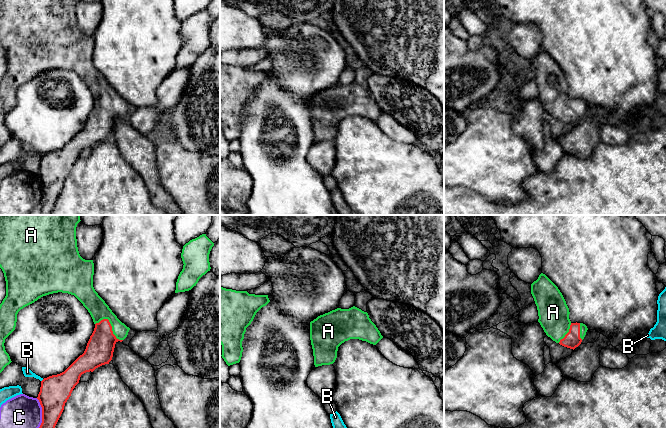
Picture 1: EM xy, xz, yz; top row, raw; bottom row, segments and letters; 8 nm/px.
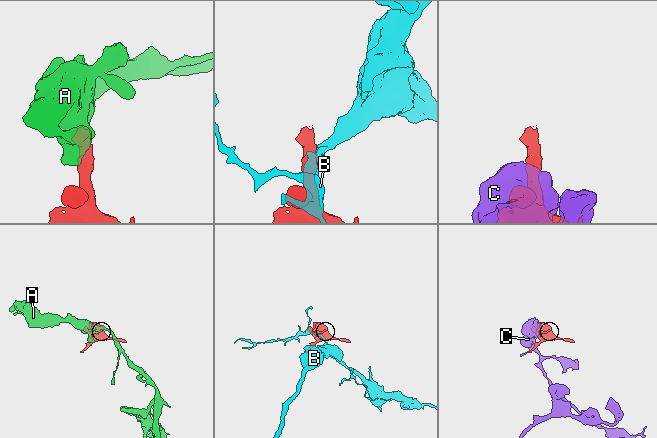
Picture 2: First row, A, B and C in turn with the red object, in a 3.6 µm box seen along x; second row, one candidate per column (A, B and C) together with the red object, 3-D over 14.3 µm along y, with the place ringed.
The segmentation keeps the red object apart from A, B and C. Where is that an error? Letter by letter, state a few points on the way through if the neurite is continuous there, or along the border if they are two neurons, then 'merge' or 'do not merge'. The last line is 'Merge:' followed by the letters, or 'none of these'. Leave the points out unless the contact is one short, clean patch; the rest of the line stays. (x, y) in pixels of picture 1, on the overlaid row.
A: across xy (99, 351), (102, 340), (110, 325), (96, 306) | merge
B: do not merge
C: do not merge
Merge: A

